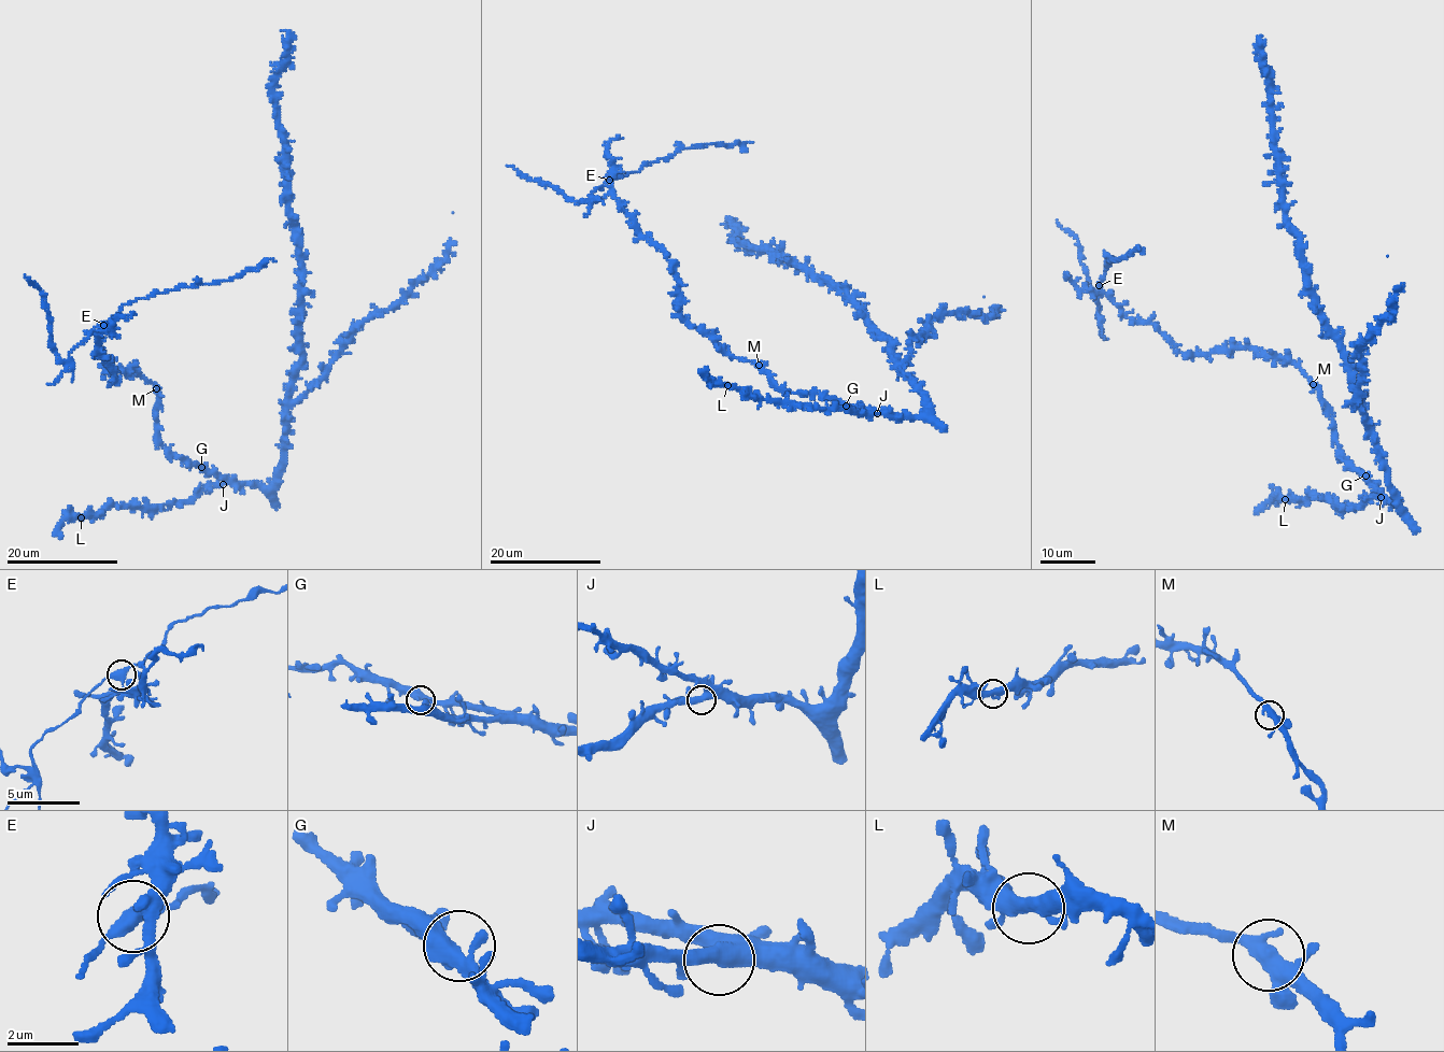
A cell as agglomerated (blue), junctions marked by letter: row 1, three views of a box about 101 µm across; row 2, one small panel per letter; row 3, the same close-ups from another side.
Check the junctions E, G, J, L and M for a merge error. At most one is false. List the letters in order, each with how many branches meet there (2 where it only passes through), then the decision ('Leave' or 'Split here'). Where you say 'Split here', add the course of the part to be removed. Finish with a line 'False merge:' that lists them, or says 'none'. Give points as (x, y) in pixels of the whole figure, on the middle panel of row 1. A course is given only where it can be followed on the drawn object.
E: Branches: 3. Split here. Course of the part to remove: (609, 180), (637, 172), (648, 162), (669, 158), (677, 151), (695, 145), (728, 146), (752, 142)
G: Branches: 3. Leave
J: Branches: 3. Leave
L: Branches: 3. Leave
M: Branches: 3. Leave
False merge: E

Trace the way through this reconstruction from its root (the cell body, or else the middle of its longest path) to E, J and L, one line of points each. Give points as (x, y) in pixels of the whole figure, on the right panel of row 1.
E: (1365, 480), (1341, 459), (1333, 411), (1297, 367), (1251, 347), (1181, 353), (1151, 323), (1135, 323), (1099, 286)
J: (1365, 480), (1381, 497)
L: (1365, 480), (1379, 495), (1372, 495), (1358, 505), (1344, 506), (1315, 496), (1285, 499)

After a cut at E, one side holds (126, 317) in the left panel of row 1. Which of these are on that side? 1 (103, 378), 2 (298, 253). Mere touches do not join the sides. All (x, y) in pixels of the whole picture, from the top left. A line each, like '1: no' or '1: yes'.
1: yes
2: yes

